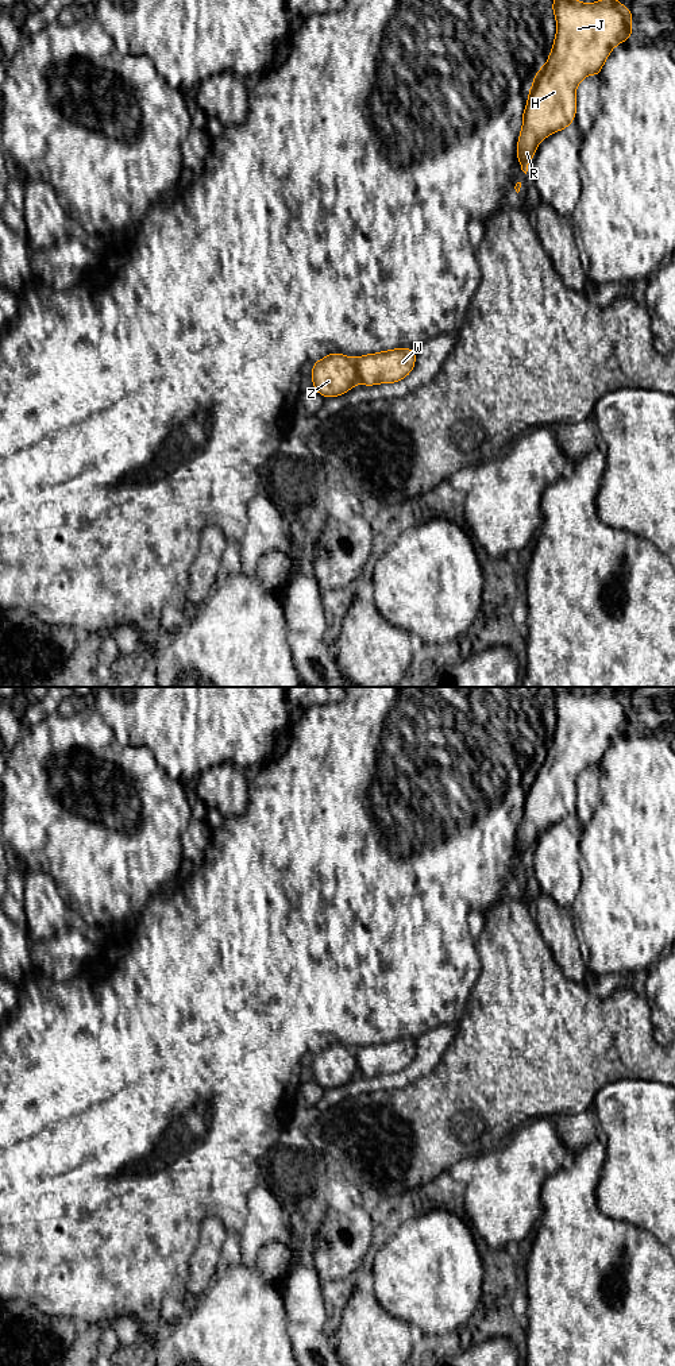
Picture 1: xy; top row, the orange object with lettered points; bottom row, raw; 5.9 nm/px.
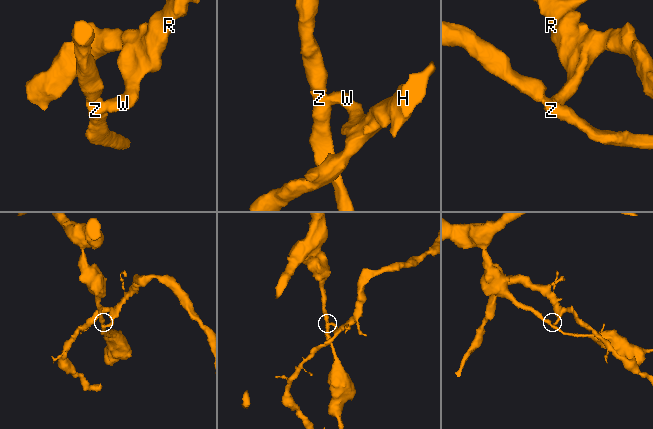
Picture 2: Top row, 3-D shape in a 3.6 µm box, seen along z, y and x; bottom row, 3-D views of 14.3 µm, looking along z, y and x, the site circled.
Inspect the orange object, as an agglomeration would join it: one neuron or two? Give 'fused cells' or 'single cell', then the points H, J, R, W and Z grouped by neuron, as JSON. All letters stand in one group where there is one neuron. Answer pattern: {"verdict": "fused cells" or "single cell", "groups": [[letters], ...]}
{"verdict": "fused cells", "groups": [["H", "J", "R", "W"], ["Z"]]}

